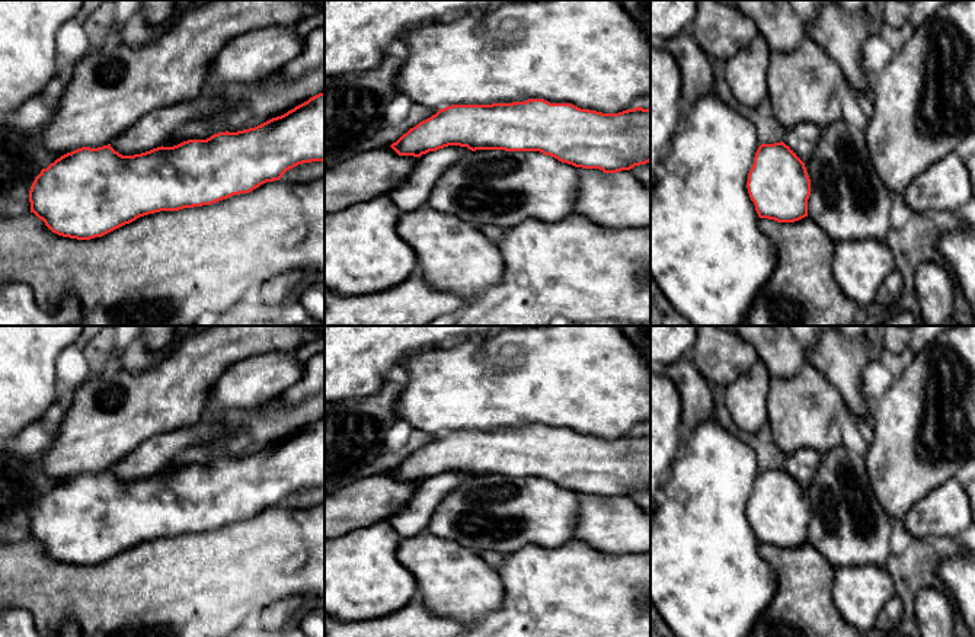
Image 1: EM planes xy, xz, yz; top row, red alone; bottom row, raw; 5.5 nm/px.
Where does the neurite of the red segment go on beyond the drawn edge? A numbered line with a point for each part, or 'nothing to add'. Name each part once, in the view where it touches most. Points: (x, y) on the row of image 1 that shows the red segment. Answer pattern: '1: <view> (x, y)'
1: xy (153, 130)

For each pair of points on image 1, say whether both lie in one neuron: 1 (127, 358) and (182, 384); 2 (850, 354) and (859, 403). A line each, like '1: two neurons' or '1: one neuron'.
1: two neurons
2: one neuron

